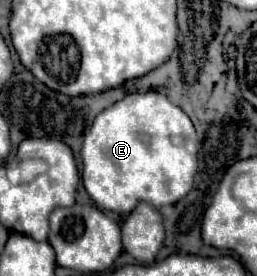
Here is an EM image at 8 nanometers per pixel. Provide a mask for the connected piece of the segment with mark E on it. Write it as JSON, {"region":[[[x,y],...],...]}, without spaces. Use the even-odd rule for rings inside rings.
{"region":[[[159,92],[129,94],[95,118],[91,130],[85,134],[81,158],[83,186],[97,208],[117,214],[129,214],[137,206],[137,202],[149,202],[151,206],[159,208],[179,202],[193,188],[193,180],[197,174],[197,136],[189,116],[167,96]]]}

